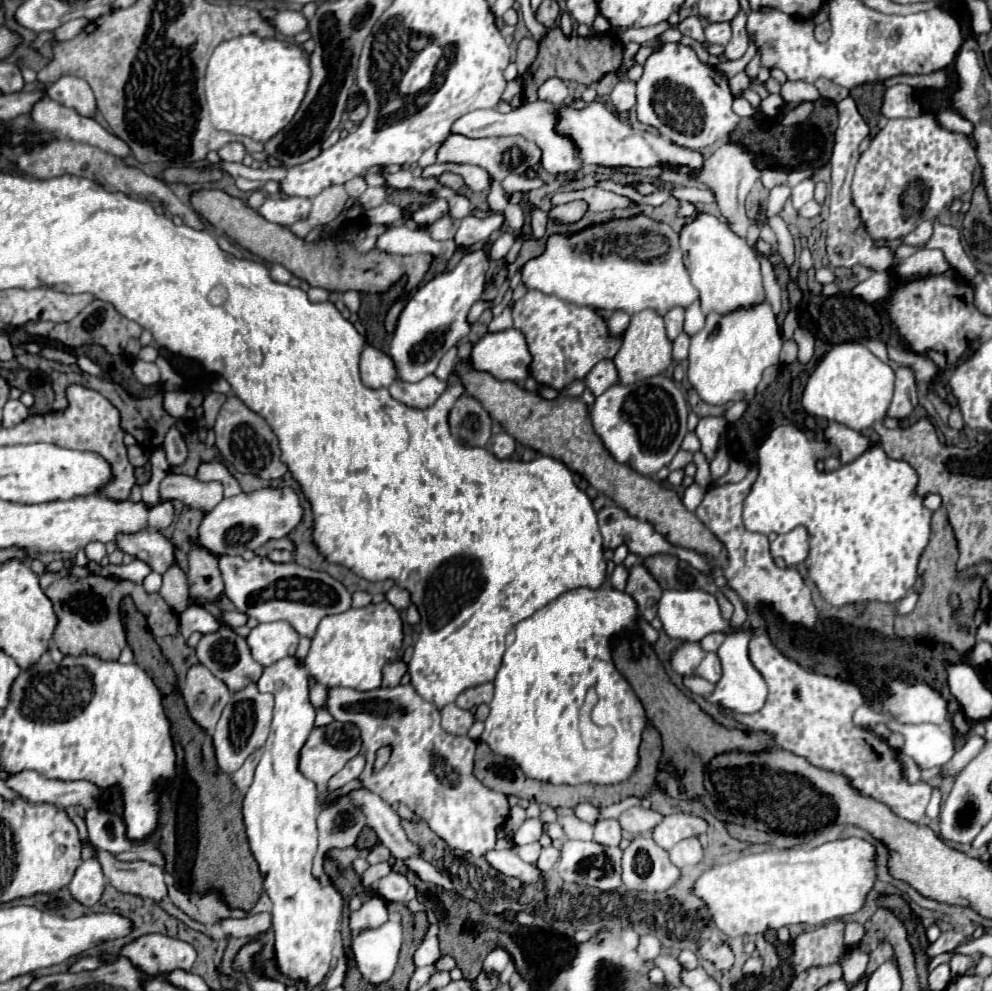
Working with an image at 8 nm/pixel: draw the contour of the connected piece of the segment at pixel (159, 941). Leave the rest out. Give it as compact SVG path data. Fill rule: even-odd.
M145 935L145 937L139 937L137 941L129 943L123 947L121 955L129 957L133 961L133 965L147 973L147 975L165 975L165 973L171 973L175 969L183 969L183 971L189 971L195 963L195 949L185 943L185 941L179 941L179 939L173 939L173 937L165 937L165 935Z

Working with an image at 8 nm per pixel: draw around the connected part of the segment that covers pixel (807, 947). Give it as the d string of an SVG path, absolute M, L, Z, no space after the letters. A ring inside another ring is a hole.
M831 921L815 931L801 933L797 939L793 939L793 971L795 975L811 969L811 967L825 967L839 963L845 955L845 943L843 943L843 921Z

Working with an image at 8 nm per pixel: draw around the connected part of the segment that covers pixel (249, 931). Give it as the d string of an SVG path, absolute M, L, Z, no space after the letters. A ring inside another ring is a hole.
M257 913L257 915L243 917L243 919L227 917L227 919L221 919L217 925L229 937L257 937L271 927L271 915L269 913Z

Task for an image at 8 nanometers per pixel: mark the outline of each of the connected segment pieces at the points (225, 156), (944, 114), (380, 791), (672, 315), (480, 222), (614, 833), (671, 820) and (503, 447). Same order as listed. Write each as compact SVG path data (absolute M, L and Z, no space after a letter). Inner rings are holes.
M229 143L229 145L225 145L225 147L219 149L219 157L221 157L223 161L241 163L245 155L247 155L247 151L245 151L245 147L243 147L241 143Z
M941 111L941 113L935 115L935 119L937 119L939 127L943 127L943 129L947 129L947 131L963 133L963 135L971 135L973 125L971 125L967 119L963 119L961 115L953 113L953 111Z
M397 685L393 689L373 689L373 691L355 691L355 689L343 689L335 687L329 689L329 701L325 707L337 721L351 721L359 727L363 747L365 747L365 769L359 775L359 781L369 791L375 791L383 801L387 803L403 803L407 805L415 815L425 819L429 827L451 847L465 853L485 855L485 851L495 847L497 841L497 827L507 821L509 815L509 803L503 793L497 793L489 787L485 787L473 773L473 755L475 755L475 741L467 735L457 737L447 733L439 723L439 709L433 703L427 703L421 699L411 685ZM391 743L393 753L389 763L379 771L373 773L373 761L375 751Z
M671 309L667 315L665 315L665 329L667 329L667 337L673 341L681 331L683 331L683 315L685 311L683 309Z
M491 213L487 217L475 217L469 215L461 221L457 233L455 233L455 243L457 245L469 245L469 247L481 247L489 241L489 237L499 231L505 223L505 217L501 213Z
M617 819L597 821L597 823L595 823L593 841L595 841L595 843L601 843L601 845L605 845L605 847L617 847L619 841L621 841L621 831L619 831Z
M675 813L675 815L663 817L663 821L653 827L653 839L659 847L669 851L681 839L705 833L705 827L707 827L707 823L701 817Z
M507 433L493 435L489 441L489 451L499 459L507 459L515 451L515 439Z

